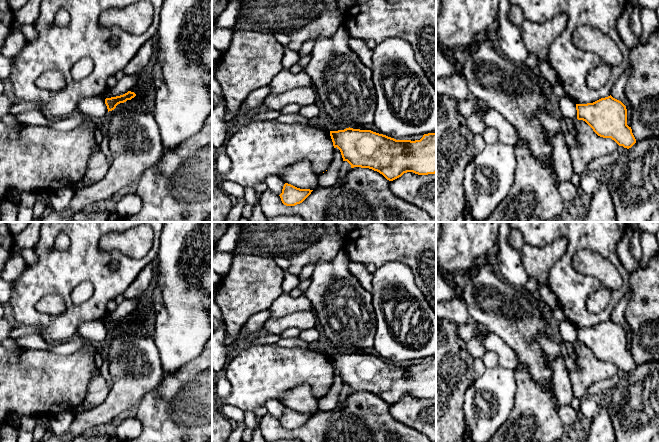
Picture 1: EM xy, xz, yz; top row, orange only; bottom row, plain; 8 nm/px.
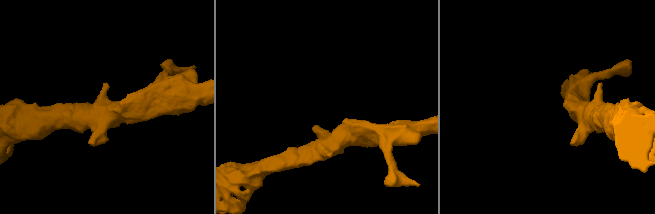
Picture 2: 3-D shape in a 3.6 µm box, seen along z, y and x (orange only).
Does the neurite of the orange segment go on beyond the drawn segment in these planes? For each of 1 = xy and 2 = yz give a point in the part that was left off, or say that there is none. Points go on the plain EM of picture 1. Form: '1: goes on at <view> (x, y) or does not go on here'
1: does not go on here
2: does not go on here

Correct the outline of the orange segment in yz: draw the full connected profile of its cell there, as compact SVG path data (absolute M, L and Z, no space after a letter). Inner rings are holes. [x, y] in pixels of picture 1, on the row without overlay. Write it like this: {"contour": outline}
{"contour": "M611 319L593 327L576 328L576 334L577 343L585 345L598 360L611 362L627 373L636 367L627 349L626 330Z"}

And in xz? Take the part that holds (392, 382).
{"contour": "M346 352L344 354L330 355L330 360L334 372L341 376L343 385L347 385L351 392L369 392L382 398L387 404L393 405L401 401L404 397L413 396L418 399L428 399L436 397L436 357L424 358L420 364L396 364L383 358L371 354L360 354Z"}

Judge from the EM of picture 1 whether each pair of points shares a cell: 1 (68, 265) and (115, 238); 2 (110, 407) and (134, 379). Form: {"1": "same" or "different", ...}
{"1": "different", "2": "same"}

